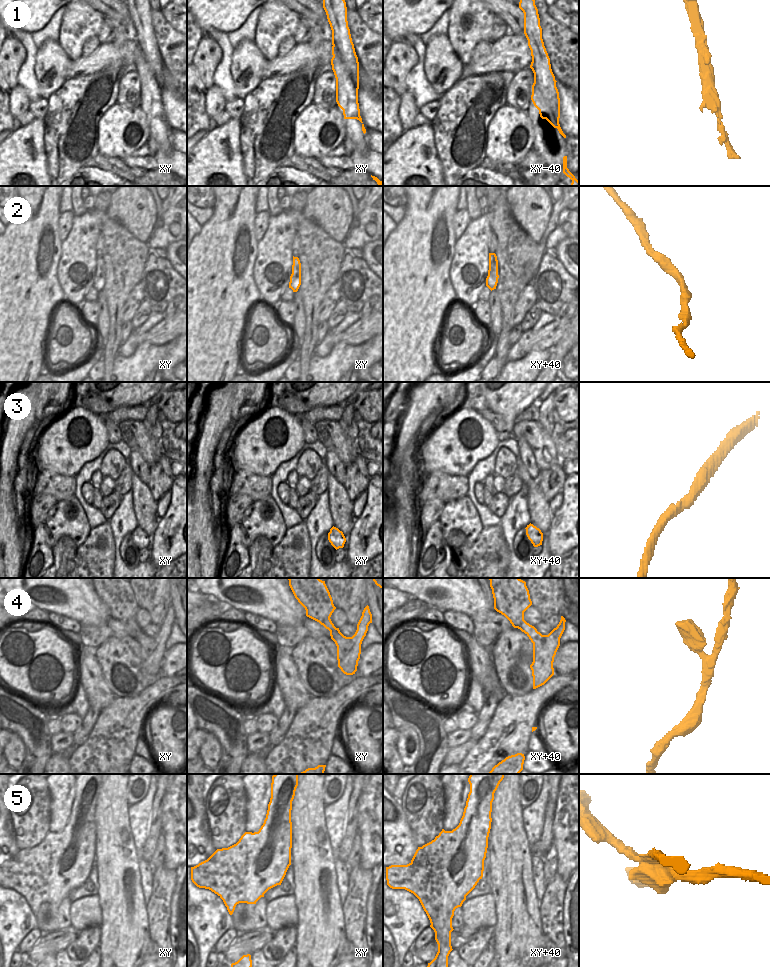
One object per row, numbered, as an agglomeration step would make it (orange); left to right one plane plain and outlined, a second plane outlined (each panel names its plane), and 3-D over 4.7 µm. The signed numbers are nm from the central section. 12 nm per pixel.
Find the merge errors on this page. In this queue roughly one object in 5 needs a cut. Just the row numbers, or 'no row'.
1, 5

